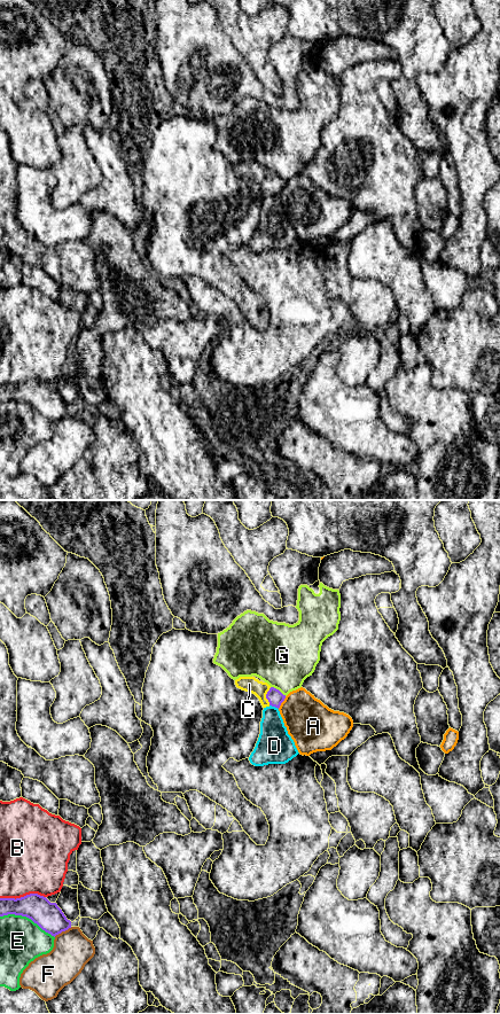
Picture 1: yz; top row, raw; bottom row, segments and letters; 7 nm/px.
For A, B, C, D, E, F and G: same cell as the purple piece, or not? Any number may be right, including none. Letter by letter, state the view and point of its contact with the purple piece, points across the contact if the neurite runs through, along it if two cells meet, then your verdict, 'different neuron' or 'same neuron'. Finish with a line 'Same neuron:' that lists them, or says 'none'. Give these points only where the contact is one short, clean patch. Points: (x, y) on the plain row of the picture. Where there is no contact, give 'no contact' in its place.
A: yz (282, 187) | different neuron
B: yz (22, 383) | different neuron
C: yz (266, 182) | across yz (275, 184), (266, 182), (257, 173), (249, 170) | same neuron
D: yz (274, 192) | different neuron
E: yz (28, 403) | different neuron
F: yz (62, 416) | different neuron
G: yz (278, 176) | different neuron
Same neuron: C

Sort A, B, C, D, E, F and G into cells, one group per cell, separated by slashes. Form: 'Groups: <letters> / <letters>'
Groups: A / B / C / D / E / F / G

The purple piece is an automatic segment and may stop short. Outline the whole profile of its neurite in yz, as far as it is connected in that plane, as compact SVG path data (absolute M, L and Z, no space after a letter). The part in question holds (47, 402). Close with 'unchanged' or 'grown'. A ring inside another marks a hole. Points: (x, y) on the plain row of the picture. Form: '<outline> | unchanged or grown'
M38 380L16 385L0 384L0 403L8 400L26 403L54 423L71 414L71 407L57 390Z | unchanged

